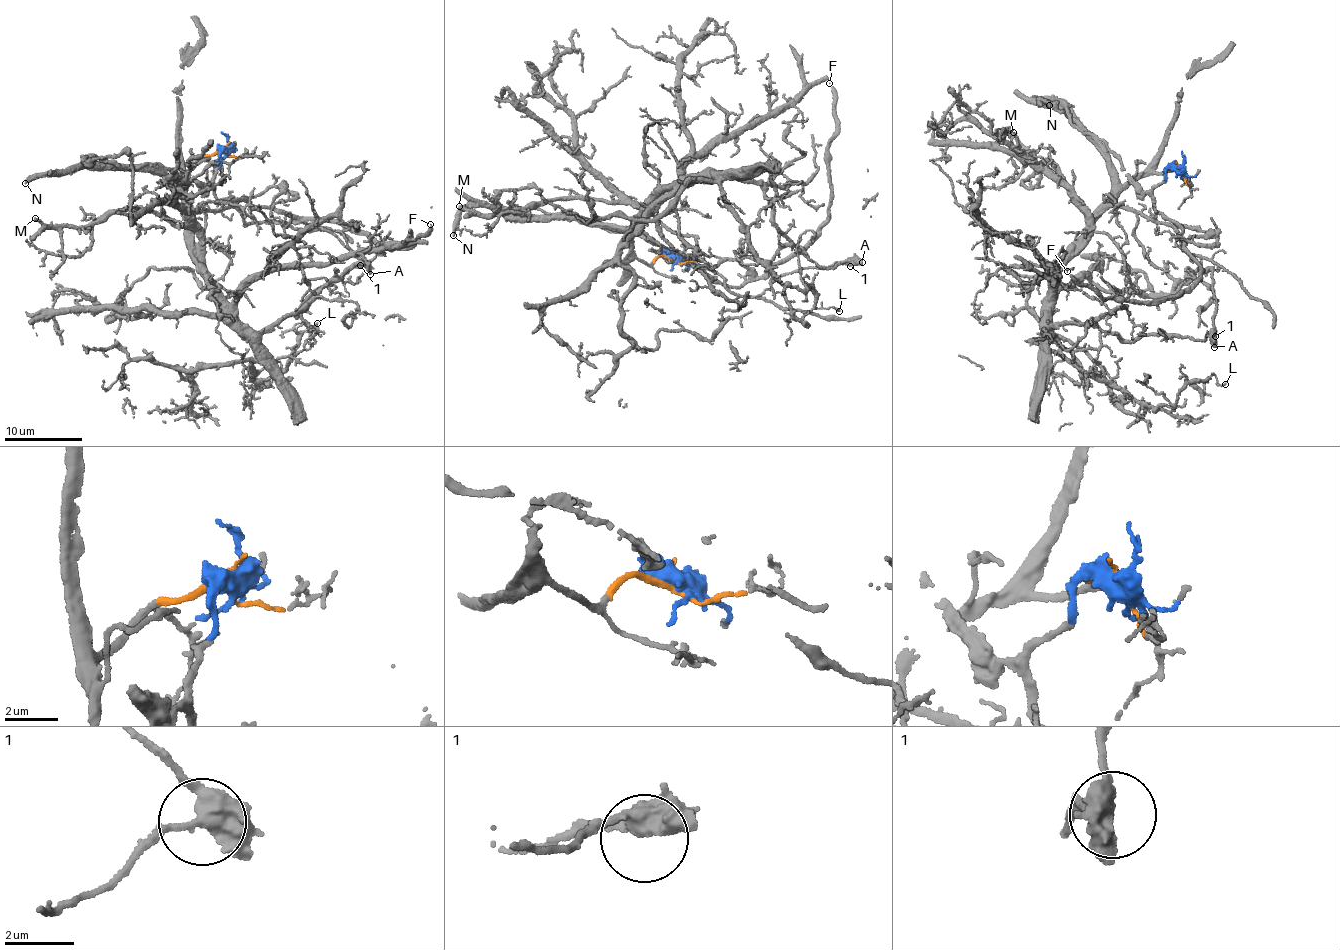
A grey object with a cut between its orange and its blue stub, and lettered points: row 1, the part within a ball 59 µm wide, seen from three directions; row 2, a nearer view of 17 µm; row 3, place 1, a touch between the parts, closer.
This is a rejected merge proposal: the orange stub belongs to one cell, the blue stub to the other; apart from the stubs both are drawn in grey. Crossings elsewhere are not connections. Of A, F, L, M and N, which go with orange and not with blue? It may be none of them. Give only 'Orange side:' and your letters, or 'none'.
Orange side: L, M, N

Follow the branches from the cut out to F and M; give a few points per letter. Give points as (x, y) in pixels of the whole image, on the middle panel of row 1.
F: (671, 257), (662, 248), (712, 266), (744, 256), (784, 261), (829, 219), (836, 123), (830, 84)
M: (671, 259), (647, 265), (636, 256), (640, 209), (623, 202), (571, 199), (476, 216), (458, 206)

